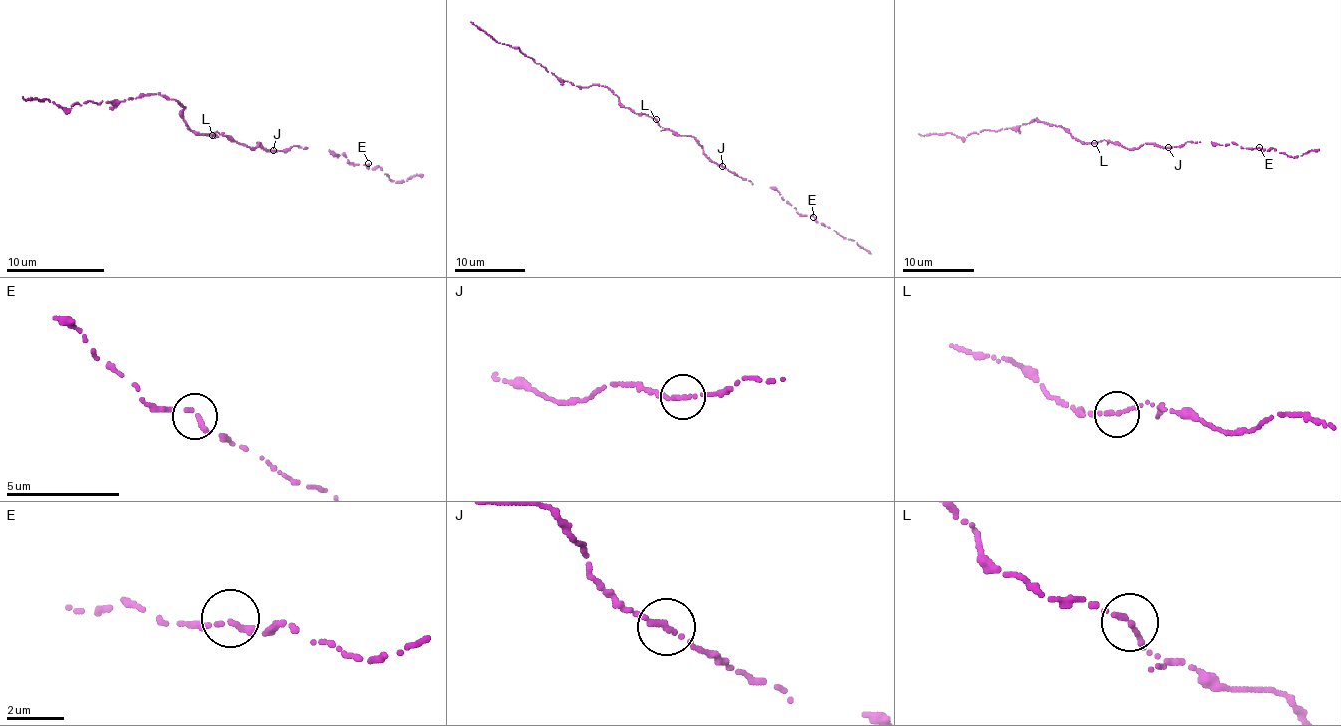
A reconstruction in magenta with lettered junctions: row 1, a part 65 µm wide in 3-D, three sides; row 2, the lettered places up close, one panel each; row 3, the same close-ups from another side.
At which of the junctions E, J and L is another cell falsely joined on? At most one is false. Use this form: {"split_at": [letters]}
{"split_at": []}

